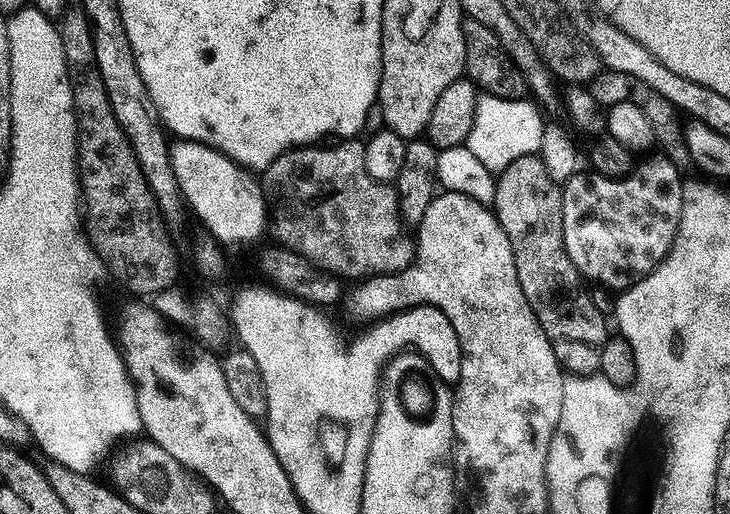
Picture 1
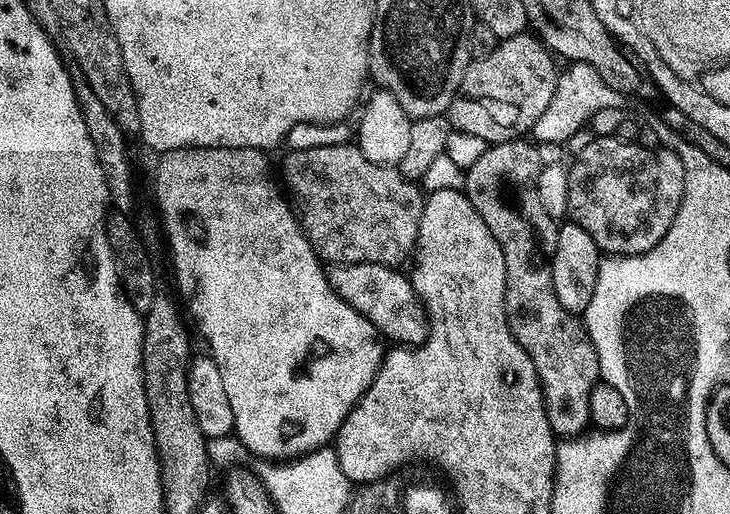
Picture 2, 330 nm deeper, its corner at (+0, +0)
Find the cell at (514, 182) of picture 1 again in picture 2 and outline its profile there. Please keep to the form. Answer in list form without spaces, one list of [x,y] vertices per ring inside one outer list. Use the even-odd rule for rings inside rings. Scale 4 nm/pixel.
[[[583,323],[576,328],[568,328],[558,336],[558,350],[532,350],[528,356],[534,362],[534,370],[544,390],[544,409],[558,438],[576,438],[589,427],[590,396],[601,379],[598,354],[590,342]]]

